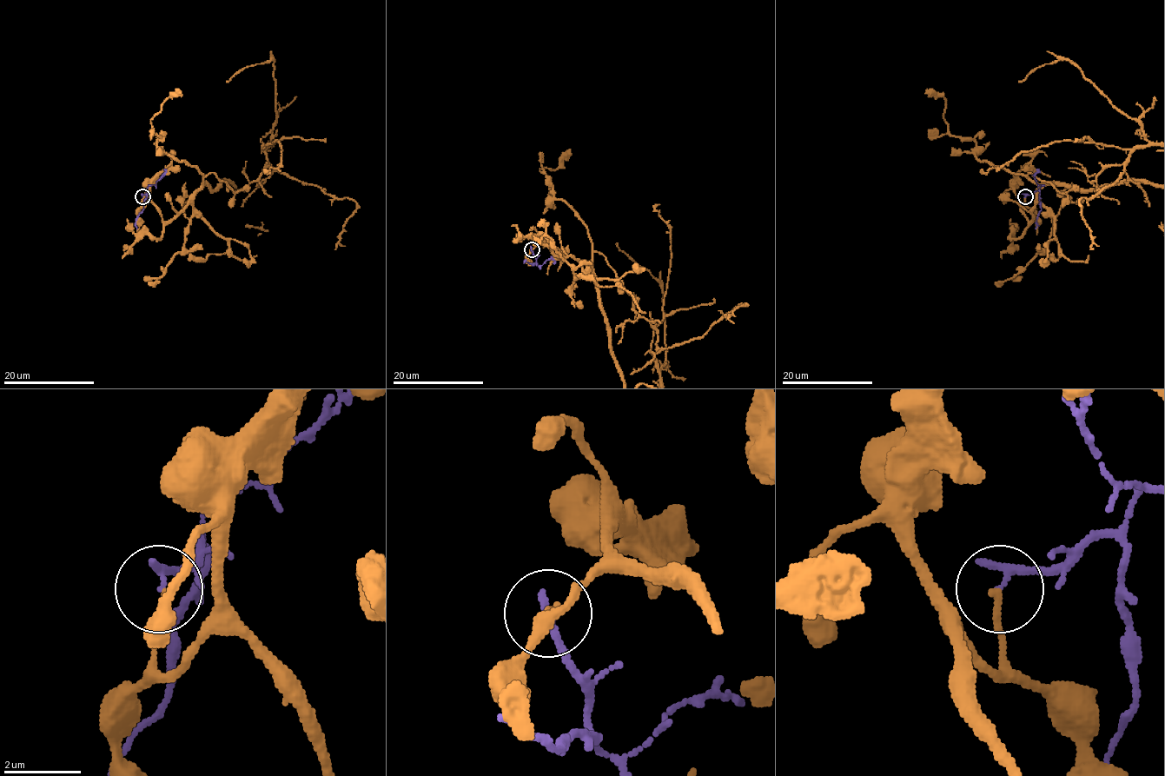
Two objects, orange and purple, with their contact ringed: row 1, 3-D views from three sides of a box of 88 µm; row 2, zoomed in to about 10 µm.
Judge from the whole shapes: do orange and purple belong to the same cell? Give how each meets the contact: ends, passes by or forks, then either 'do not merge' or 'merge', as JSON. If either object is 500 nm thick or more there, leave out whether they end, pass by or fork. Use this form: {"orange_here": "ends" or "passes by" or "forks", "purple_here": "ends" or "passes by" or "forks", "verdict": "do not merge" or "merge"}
{"orange_here": "ends", "purple_here": "ends", "verdict": "do not merge"}

